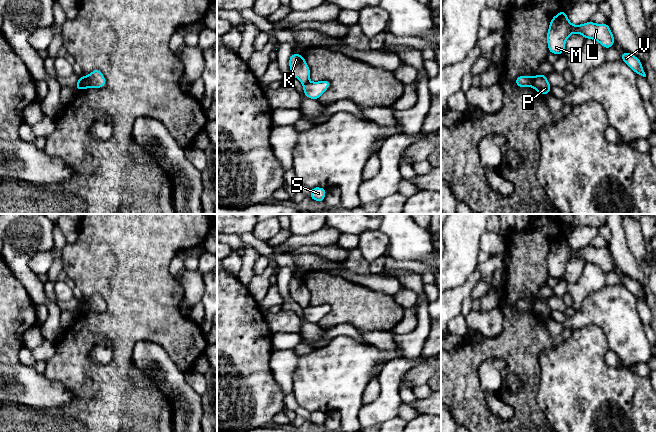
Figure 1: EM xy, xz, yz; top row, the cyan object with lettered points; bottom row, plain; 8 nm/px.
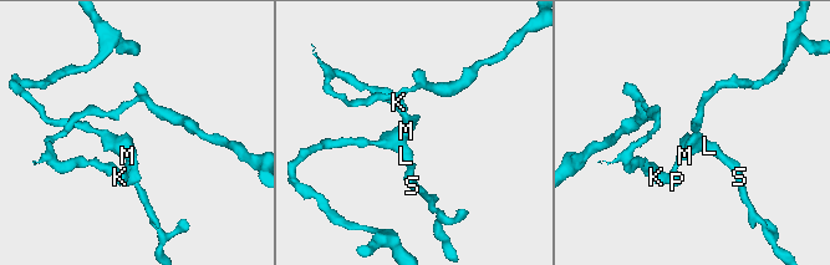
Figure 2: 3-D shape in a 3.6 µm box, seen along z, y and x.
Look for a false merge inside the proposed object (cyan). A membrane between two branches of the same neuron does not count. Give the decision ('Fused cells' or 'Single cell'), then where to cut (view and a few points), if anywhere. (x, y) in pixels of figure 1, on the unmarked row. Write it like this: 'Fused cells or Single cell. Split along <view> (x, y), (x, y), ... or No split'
Fused cells. Split along xy (83, 300), (79, 313)

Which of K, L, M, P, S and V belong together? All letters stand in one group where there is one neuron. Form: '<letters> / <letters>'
K / L M P S V

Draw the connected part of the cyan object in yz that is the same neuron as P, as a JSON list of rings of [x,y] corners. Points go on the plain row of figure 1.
[[[539,298],[534,300],[533,312],[540,318],[546,319],[551,316],[551,309],[548,306],[546,299]]]

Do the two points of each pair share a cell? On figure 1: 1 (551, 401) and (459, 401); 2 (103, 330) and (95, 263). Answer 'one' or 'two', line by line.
1: two
2: one

